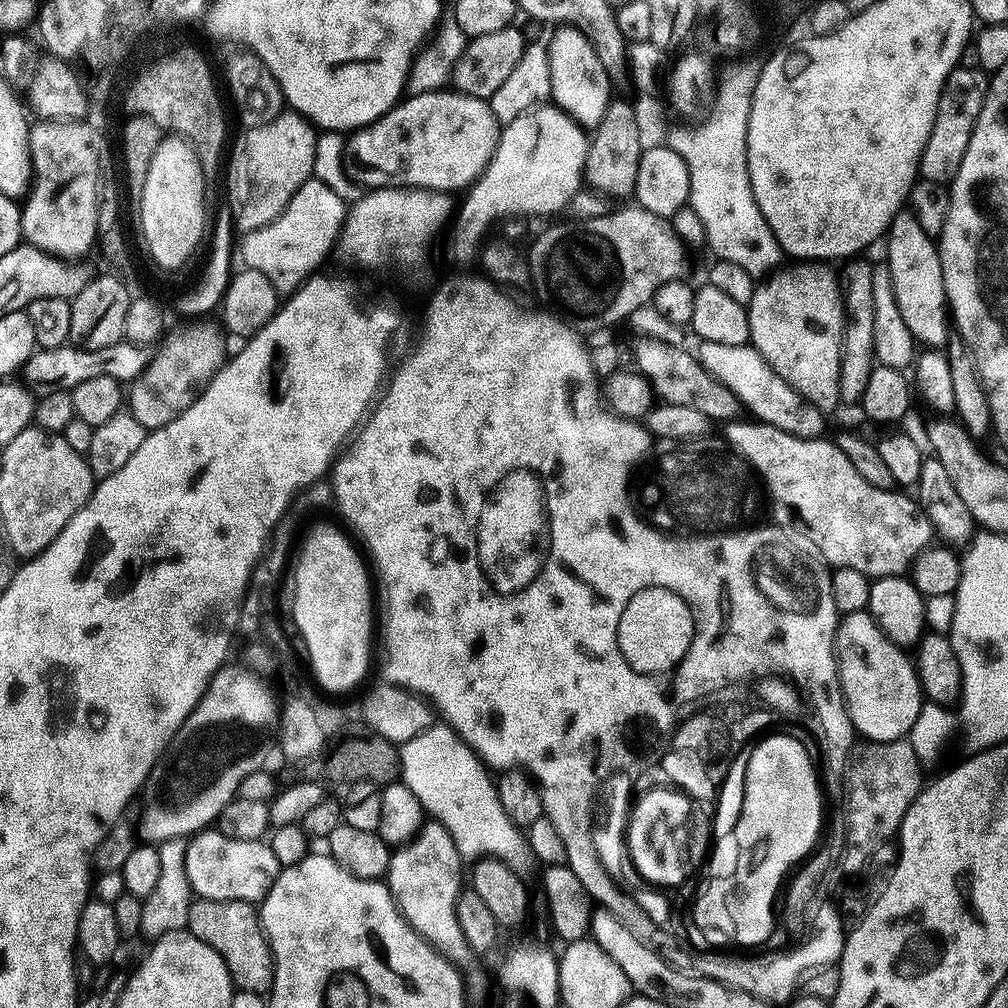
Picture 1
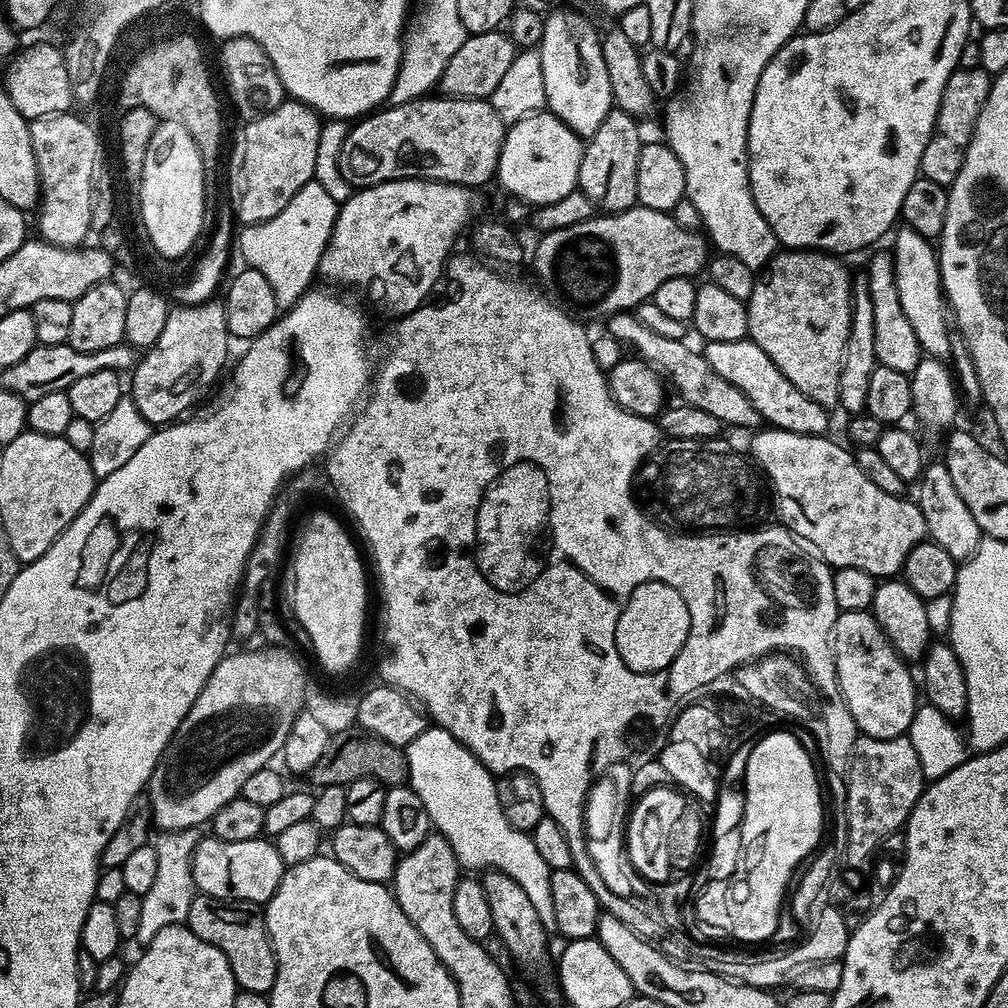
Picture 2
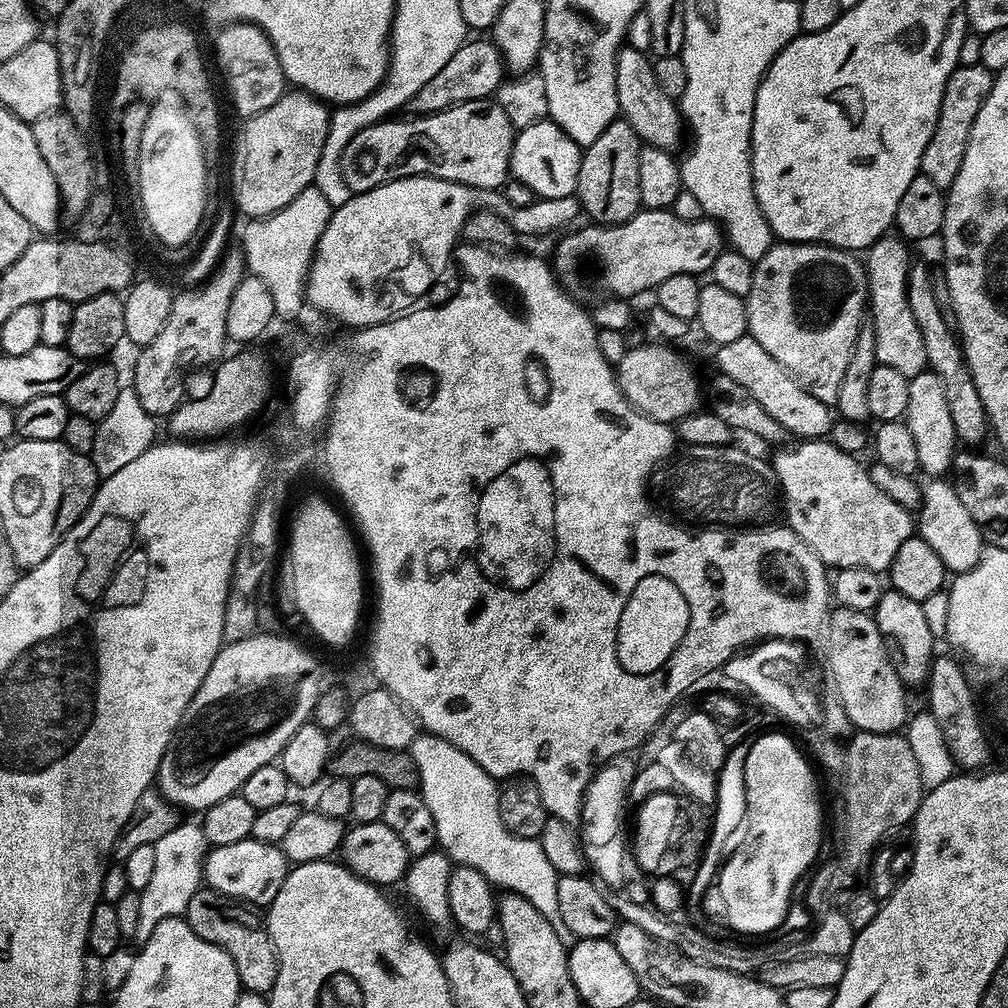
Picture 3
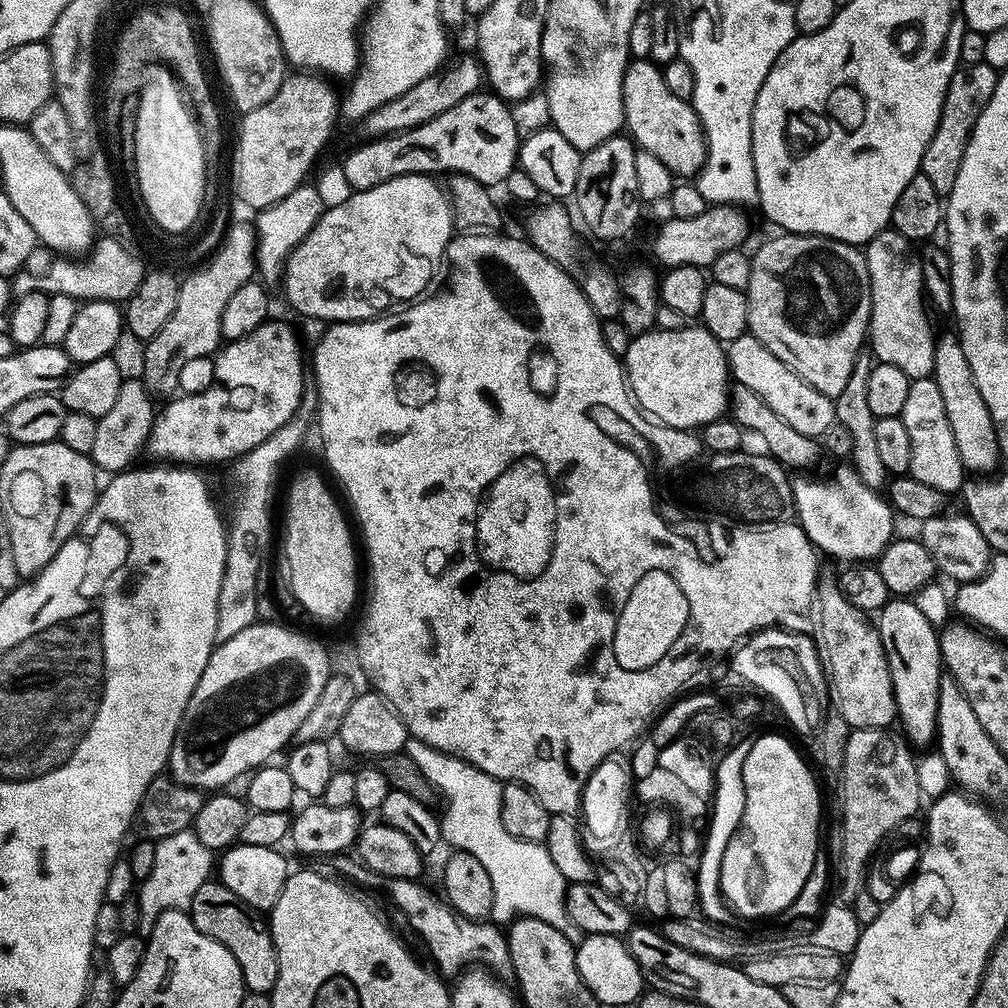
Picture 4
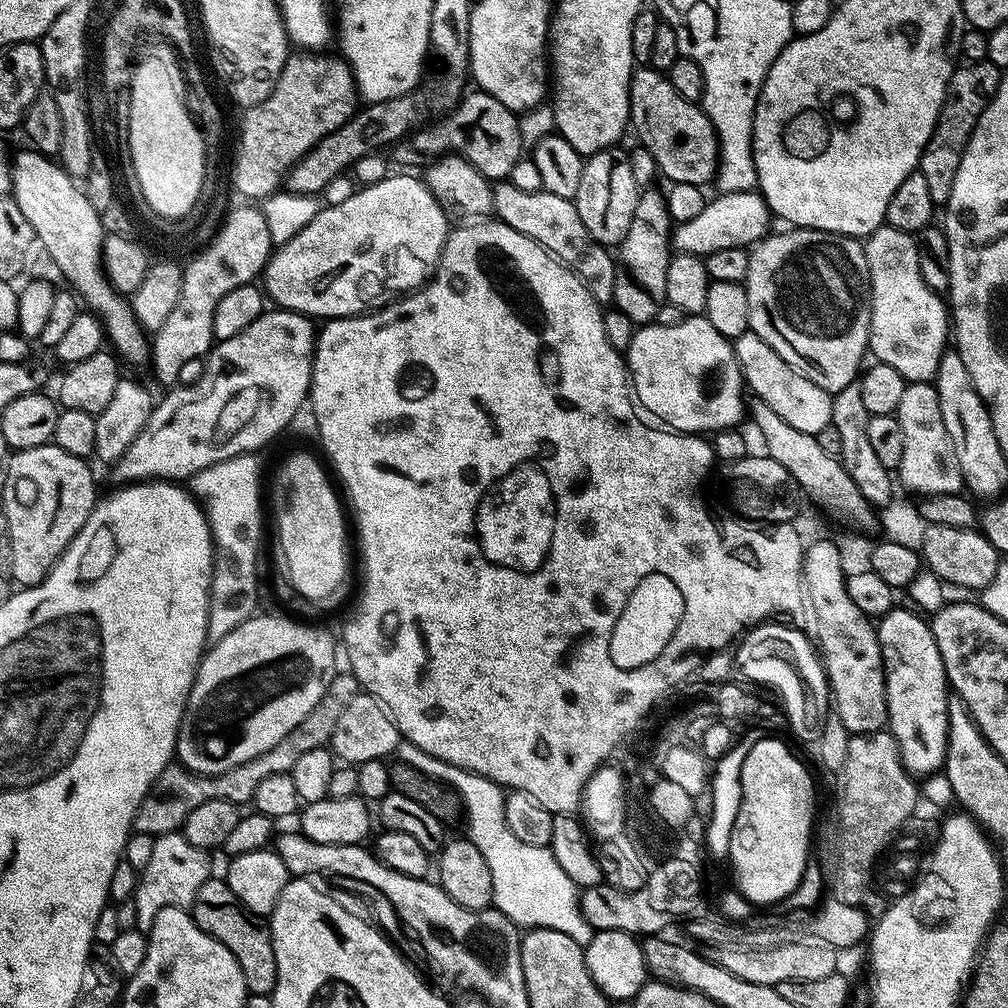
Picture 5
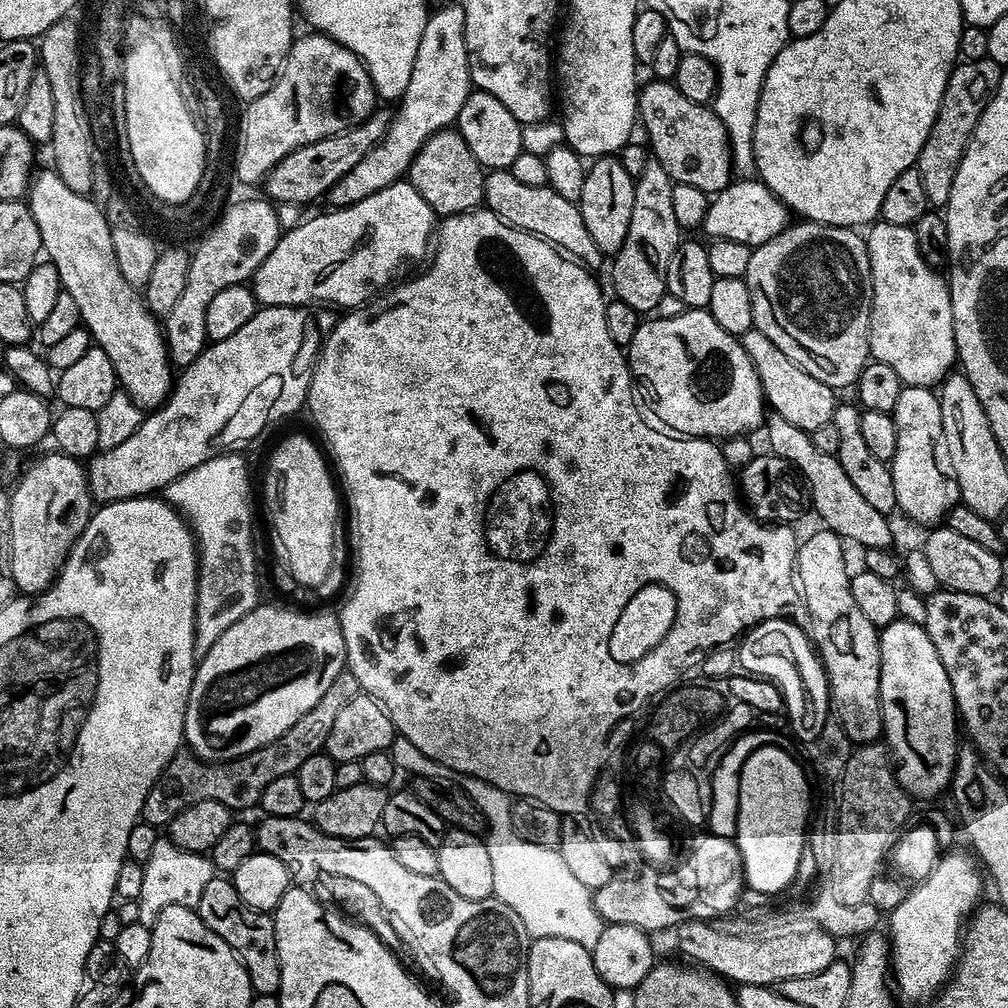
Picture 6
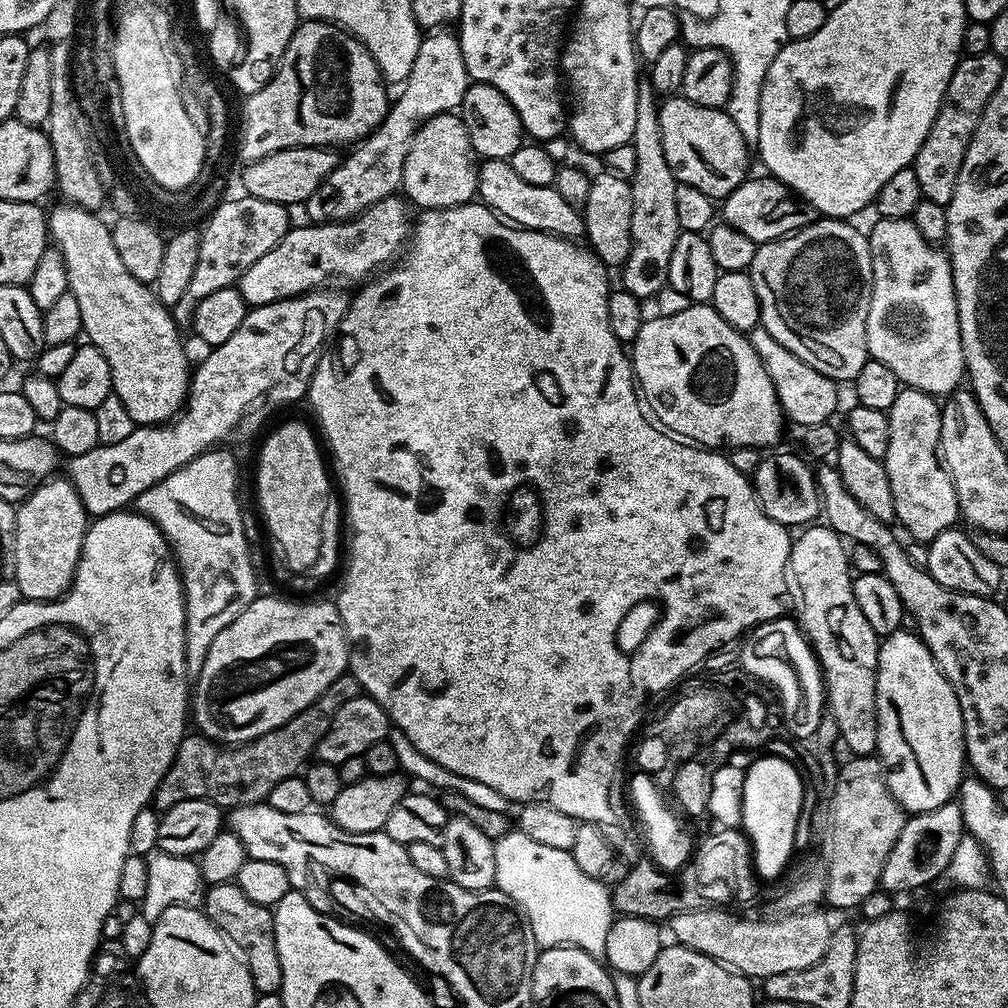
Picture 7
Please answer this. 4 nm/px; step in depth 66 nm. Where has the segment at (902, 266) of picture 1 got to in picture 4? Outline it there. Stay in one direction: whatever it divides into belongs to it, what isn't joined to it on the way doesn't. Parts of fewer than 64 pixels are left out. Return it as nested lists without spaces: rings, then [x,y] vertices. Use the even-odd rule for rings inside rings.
[[[949,330],[936,336],[931,379],[938,382],[942,402],[946,405],[946,418],[950,422],[950,431],[954,434],[954,443],[958,445],[958,458],[962,458],[965,469],[972,474],[995,473],[999,469],[996,467],[1002,463],[998,434],[994,430],[990,410],[986,410],[986,401],[978,391],[978,382],[974,382],[970,362],[966,362],[962,342],[955,331]]]

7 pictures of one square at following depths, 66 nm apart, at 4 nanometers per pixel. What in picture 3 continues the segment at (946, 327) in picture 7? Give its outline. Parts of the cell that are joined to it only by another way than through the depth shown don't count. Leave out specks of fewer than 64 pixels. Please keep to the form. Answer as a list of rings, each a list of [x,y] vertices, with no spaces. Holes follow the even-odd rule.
[[[885,234],[867,249],[866,271],[868,274],[868,299],[870,301],[870,323],[876,335],[876,362],[894,366],[901,374],[917,376],[928,368],[926,346],[922,342],[922,330],[910,310],[908,301],[909,245],[903,239]]]

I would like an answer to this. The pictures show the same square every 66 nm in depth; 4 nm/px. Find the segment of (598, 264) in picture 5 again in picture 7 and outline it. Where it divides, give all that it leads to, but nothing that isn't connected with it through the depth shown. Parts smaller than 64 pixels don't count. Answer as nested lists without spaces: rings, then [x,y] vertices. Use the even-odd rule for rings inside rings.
[[[484,160],[480,167],[479,199],[507,223],[535,232],[551,232],[564,240],[579,241],[584,236],[584,217],[577,205],[566,202],[555,186],[530,186],[506,160]]]

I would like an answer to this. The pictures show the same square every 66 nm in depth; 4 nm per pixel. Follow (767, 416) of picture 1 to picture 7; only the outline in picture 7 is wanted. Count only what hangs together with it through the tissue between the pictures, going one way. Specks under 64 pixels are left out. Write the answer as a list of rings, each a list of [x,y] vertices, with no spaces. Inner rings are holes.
[[[763,326],[753,328],[750,339],[762,366],[766,366],[766,374],[770,374],[770,382],[774,382],[774,390],[785,417],[793,425],[829,423],[836,412],[836,403],[840,400],[840,392],[836,389],[839,388],[837,381],[826,378],[826,374],[818,374],[814,366],[806,366],[806,362],[802,362],[798,354],[790,354],[790,350],[782,346],[782,342],[774,342],[773,336]]]

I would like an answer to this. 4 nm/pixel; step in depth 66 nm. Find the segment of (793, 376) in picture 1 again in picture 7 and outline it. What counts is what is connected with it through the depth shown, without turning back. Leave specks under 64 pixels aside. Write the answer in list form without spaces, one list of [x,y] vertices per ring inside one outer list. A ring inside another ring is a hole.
[[[817,218],[805,228],[790,233],[789,236],[759,245],[754,254],[750,275],[754,282],[754,290],[758,290],[760,324],[773,336],[774,342],[782,342],[782,346],[786,346],[790,354],[798,354],[798,358],[802,358],[806,366],[814,366],[814,370],[818,370],[818,374],[826,374],[826,378],[837,382],[855,381],[858,370],[862,370],[862,366],[866,366],[866,362],[870,359],[866,342],[866,318],[870,314],[870,298],[872,297],[872,251],[868,245],[867,235],[863,231],[860,233],[847,219]]]

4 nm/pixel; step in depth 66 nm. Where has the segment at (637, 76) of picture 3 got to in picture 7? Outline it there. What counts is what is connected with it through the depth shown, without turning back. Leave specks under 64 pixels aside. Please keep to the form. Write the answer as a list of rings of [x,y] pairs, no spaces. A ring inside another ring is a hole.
[[[682,94],[659,101],[658,126],[662,130],[662,154],[666,154],[666,166],[677,182],[694,186],[713,201],[724,197],[749,179],[748,152],[750,145],[742,138],[742,130],[734,126],[724,108],[707,108],[690,102]]]

